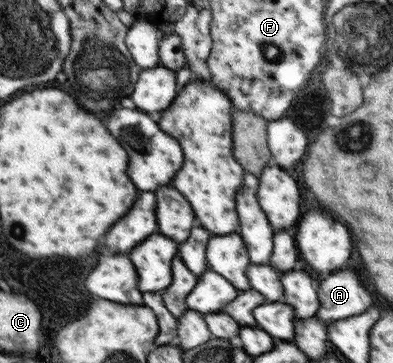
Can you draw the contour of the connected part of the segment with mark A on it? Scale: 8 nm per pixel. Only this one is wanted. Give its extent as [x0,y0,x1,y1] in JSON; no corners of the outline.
[315,270,371,324]

